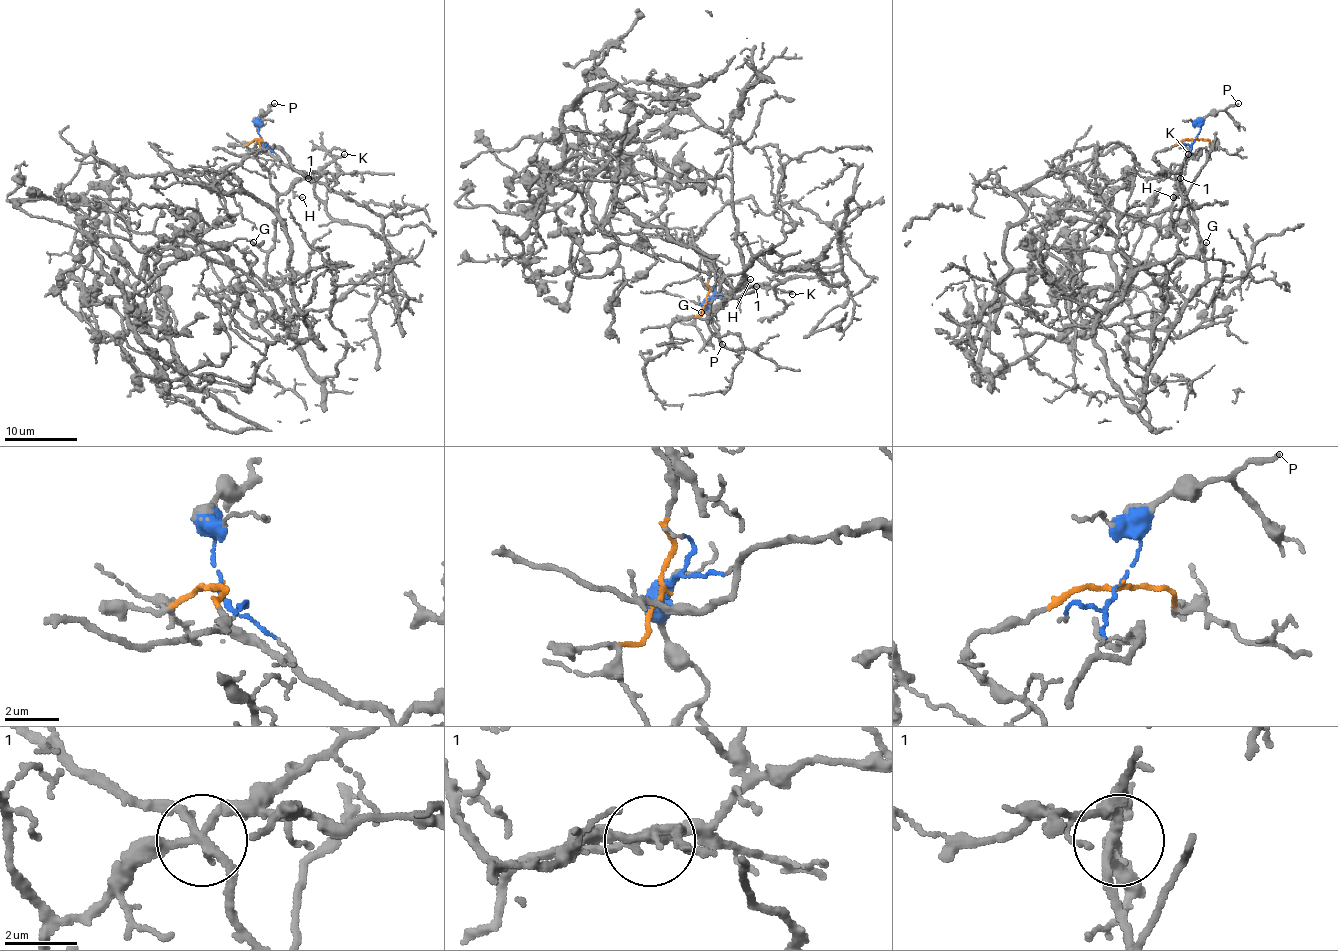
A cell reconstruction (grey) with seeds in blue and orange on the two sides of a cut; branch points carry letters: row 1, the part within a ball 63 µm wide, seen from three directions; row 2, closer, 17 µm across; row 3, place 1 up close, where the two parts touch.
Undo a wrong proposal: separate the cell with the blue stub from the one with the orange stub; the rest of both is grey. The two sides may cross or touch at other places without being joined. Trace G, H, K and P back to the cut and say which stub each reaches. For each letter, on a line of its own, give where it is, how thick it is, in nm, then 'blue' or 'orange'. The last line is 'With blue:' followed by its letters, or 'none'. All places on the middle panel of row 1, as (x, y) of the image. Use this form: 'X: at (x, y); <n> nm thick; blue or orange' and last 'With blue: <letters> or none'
G: at (701, 312); 150 nm thick; orange
H: at (750, 279); 130 nm thick; orange
K: at (792, 294); 170 nm thick; orange
P: at (722, 344); 160 nm thick; blue
With blue: P

